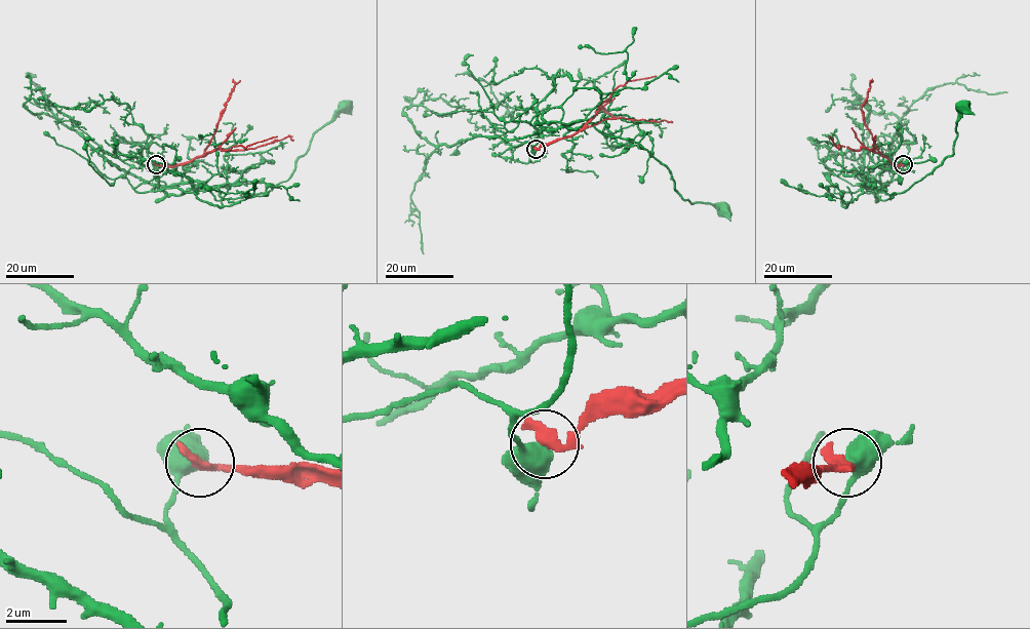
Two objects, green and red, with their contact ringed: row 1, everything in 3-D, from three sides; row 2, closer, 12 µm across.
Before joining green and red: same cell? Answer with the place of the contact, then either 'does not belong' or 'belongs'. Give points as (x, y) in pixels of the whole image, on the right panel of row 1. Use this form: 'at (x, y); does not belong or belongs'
at (903, 164); does not belong

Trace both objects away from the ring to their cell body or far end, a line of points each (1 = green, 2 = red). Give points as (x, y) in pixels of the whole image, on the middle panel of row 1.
1: (536, 149), (530, 122), (540, 114), (547, 122), (588, 120), (639, 143), (684, 199), (722, 209)
2: (536, 149), (577, 133), (620, 85), (656, 75)

